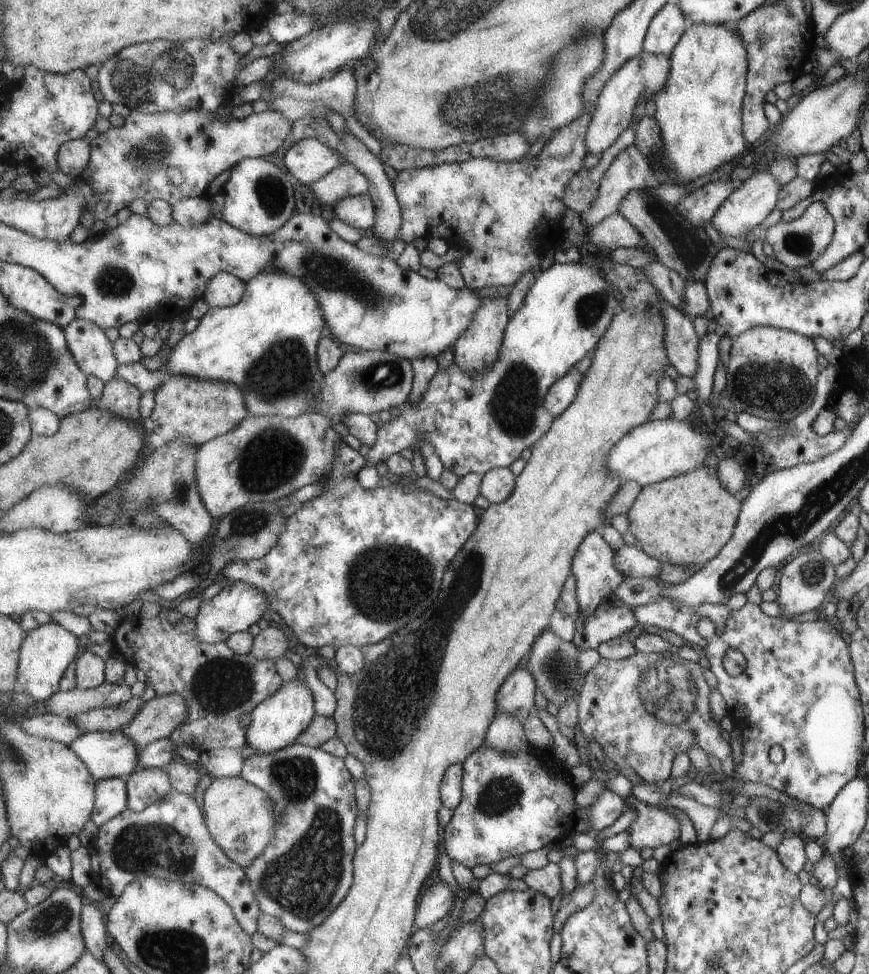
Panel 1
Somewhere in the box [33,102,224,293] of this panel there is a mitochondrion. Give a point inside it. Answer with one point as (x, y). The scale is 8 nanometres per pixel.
(154, 149)

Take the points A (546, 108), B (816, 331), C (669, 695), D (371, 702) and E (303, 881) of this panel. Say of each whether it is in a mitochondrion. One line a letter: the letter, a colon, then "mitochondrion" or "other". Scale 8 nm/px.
A: mitochondrion
B: other
C: mitochondrion
D: mitochondrion
E: mitochondrion

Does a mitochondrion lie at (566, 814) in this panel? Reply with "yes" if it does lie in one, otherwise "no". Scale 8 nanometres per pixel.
no

